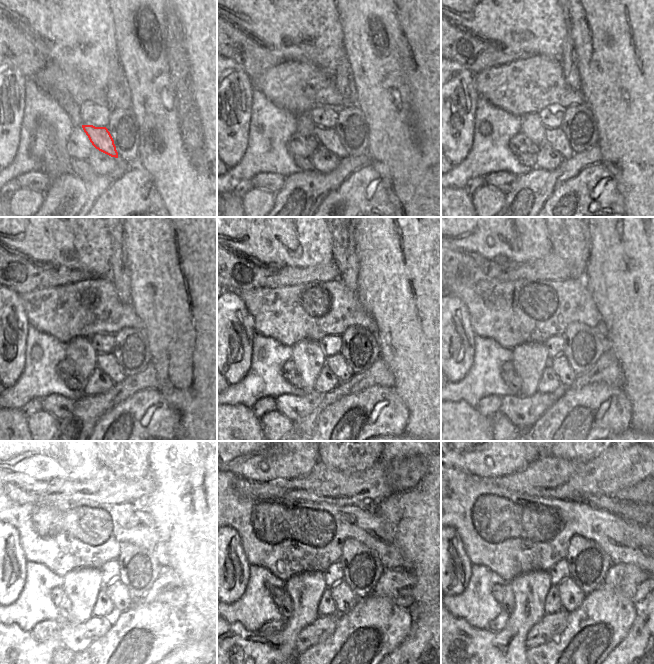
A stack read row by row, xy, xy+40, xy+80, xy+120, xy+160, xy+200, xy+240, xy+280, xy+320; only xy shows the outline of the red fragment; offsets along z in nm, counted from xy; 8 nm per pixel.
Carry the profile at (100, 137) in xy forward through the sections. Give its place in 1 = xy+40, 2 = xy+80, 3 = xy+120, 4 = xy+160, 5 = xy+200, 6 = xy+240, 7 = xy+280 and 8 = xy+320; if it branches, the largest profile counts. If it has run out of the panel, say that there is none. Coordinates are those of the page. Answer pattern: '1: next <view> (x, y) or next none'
1: next xy+40 (328, 138)
2: next xy+80 (555, 138)
3: next xy+120 (107, 362)
4: next xy+160 (336, 363)
5: next xy+200 (560, 365)
6: next xy+240 (117, 592)
7: next xy+280 (344, 598)
8: next xy+320 (571, 596)

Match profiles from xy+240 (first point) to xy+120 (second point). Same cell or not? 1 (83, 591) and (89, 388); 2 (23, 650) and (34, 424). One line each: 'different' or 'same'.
1: different
2: different

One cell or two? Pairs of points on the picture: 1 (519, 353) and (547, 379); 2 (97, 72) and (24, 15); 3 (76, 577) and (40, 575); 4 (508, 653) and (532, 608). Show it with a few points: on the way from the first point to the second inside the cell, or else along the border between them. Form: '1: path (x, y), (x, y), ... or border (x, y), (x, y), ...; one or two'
1: border (549, 366), (544, 370), (537, 390); two
2: path (79, 54), (42, 17); one
3: border (64, 577), (61, 586); two
4: path (511, 642), (514, 639), (517, 627), (525, 619); one

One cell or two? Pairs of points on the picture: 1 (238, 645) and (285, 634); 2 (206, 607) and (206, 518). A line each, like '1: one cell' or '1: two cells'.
1: one cell
2: one cell

